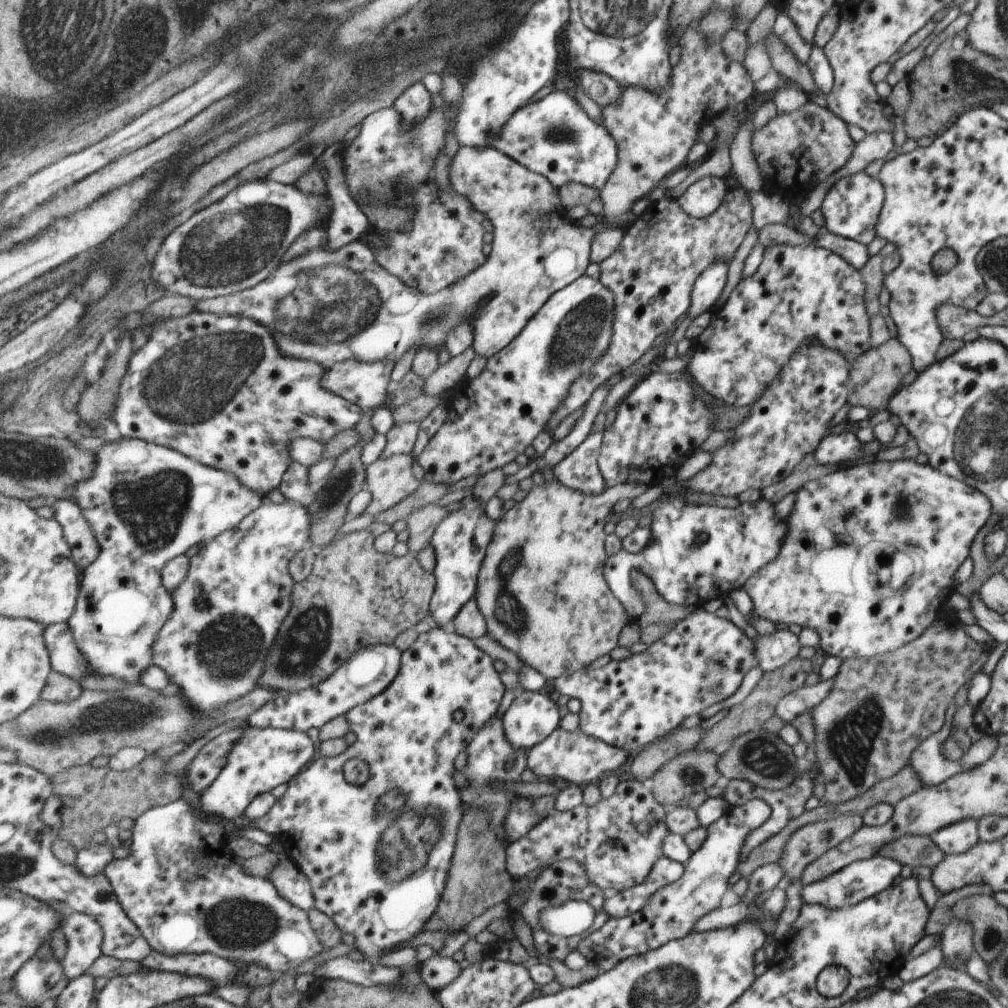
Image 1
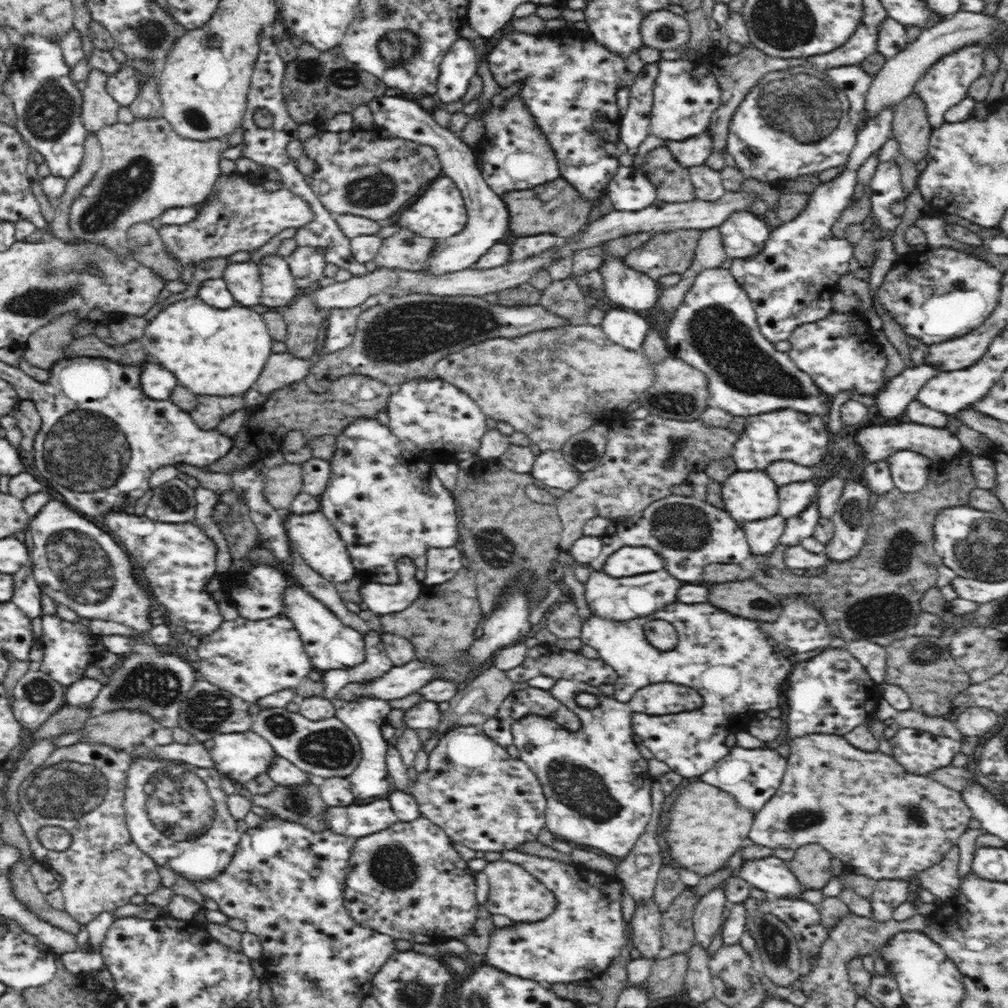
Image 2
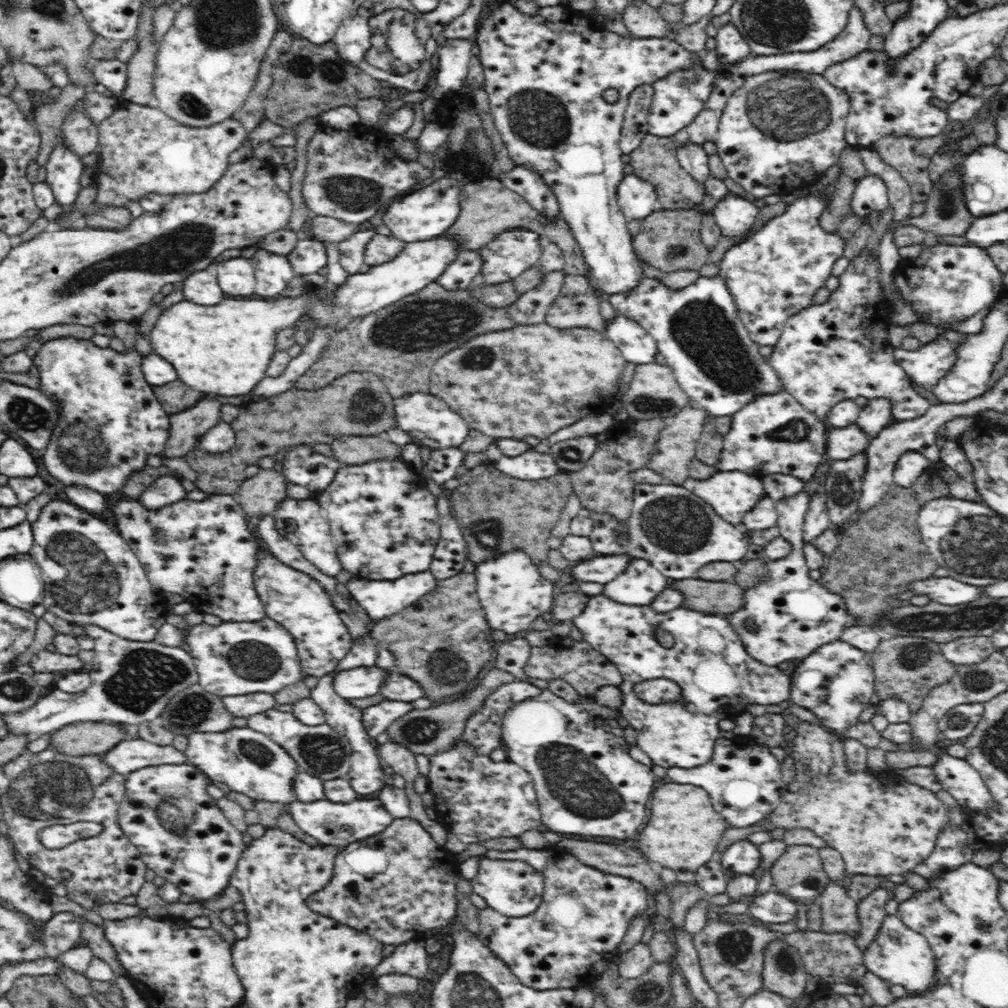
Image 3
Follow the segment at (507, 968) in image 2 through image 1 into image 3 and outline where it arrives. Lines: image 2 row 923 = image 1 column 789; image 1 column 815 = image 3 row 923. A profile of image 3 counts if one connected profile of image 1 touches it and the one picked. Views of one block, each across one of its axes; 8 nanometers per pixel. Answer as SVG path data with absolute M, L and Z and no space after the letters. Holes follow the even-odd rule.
M556 846L544 849L520 847L505 851L486 849L481 856L488 860L521 860L542 873L542 900L533 914L516 918L506 917L488 905L479 909L479 932L476 935L528 988L546 991L590 987L606 970L629 924L648 909L648 892L642 883L588 866Z

